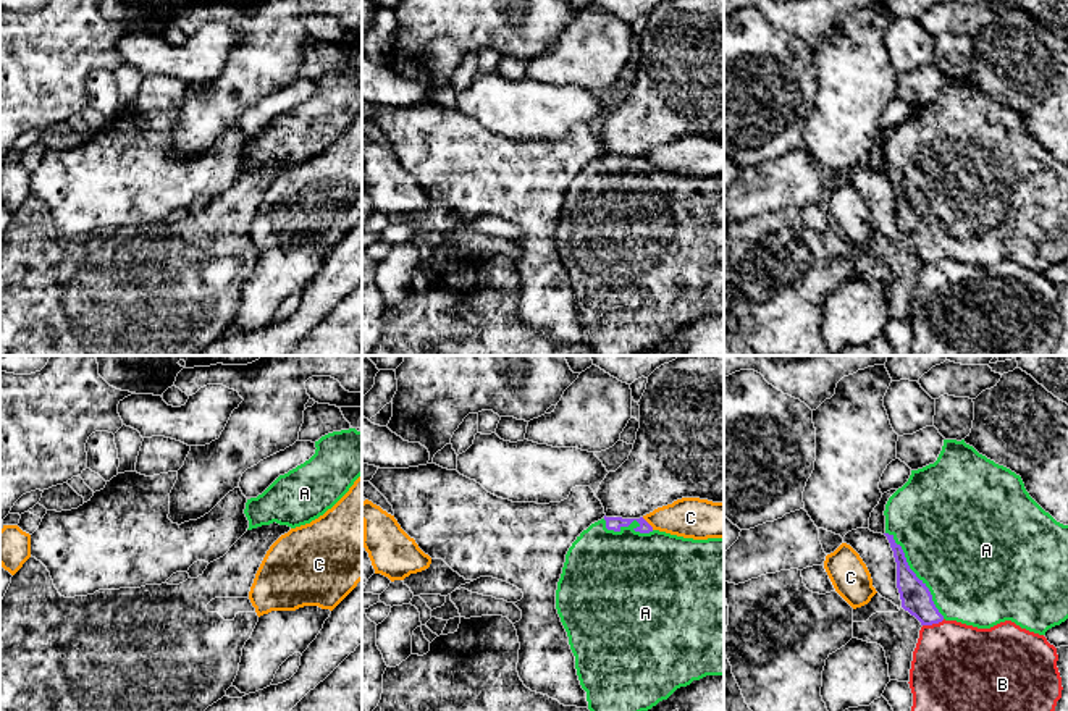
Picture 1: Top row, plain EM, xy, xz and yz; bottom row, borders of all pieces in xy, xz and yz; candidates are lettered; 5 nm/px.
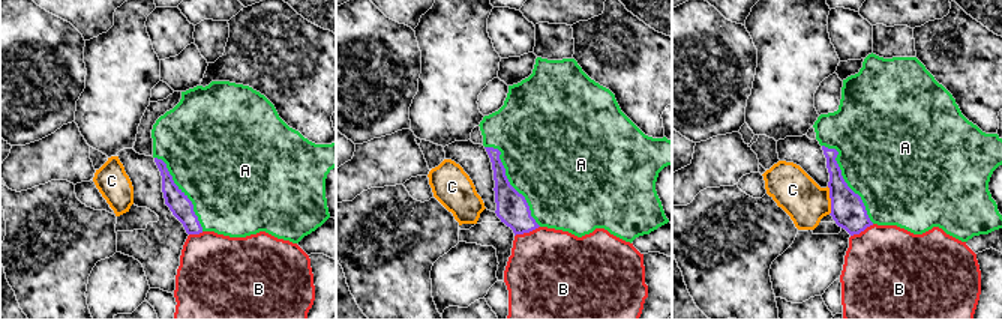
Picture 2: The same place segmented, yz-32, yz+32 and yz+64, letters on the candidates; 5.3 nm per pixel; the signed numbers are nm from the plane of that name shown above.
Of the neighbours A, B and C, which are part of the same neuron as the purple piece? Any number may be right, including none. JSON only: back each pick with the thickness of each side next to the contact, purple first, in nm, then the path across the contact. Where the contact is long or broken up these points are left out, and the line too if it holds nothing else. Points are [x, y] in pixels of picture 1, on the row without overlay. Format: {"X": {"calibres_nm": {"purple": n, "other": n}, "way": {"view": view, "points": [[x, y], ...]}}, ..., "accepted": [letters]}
{"A": {"calibres_nm": {"purple": 150, "other": 500}}, "accepted": ["A"]}

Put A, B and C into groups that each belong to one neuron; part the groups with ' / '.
A / B / C

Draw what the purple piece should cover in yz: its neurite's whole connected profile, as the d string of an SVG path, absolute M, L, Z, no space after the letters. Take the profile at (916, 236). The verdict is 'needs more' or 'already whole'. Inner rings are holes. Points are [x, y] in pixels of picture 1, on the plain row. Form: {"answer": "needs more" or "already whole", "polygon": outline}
{"answer": "needs more", "polygon": "M944 78L937 99L911 108L908 120L889 136L884 154L902 246L921 263L945 257L990 267L1011 259L1045 273L1068 257L1068 163L1057 160L1029 134L1020 113L979 92L965 78Z"}

